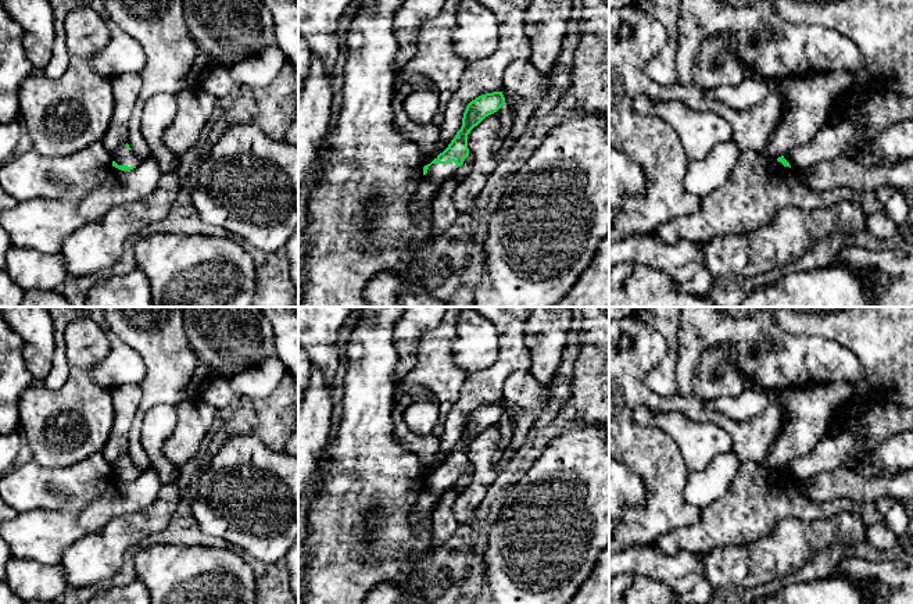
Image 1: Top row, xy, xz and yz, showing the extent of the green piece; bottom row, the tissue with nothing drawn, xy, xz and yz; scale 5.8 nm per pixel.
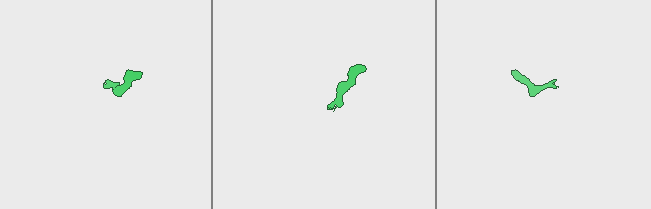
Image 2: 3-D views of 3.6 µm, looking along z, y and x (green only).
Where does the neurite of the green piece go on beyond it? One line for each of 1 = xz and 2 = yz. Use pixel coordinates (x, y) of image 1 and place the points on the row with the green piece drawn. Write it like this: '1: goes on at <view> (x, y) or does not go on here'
1: goes on at xz (430, 182)
2: goes on at yz (830, 142)

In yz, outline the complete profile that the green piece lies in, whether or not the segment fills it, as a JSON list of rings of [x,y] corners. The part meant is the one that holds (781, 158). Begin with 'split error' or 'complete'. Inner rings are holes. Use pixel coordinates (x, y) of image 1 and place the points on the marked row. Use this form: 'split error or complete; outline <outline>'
split error; outline [[[877,93],[862,108],[855,121],[826,124],[810,142],[791,149],[777,161],[784,167],[808,169],[823,161],[844,156],[848,146],[862,137],[860,150],[871,144],[891,125],[913,118],[913,97],[895,93]]]

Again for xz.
split error; outline [[[502,92],[486,93],[472,100],[463,112],[462,126],[451,140],[448,147],[440,153],[430,164],[423,167],[423,178],[416,193],[409,203],[409,214],[413,221],[419,221],[426,208],[432,207],[434,194],[444,179],[452,175],[469,156],[468,135],[486,117],[497,112],[505,104]]]

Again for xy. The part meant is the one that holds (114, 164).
split error; outline [[[128,143],[121,146],[112,154],[112,167],[121,171],[130,171],[136,168],[140,162],[142,160],[132,151]]]

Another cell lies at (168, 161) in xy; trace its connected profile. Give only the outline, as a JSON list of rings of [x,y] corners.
[[[158,93],[146,100],[140,117],[140,131],[162,174],[176,172],[180,167],[179,157],[162,140],[162,132],[172,124],[175,115],[175,96]]]

